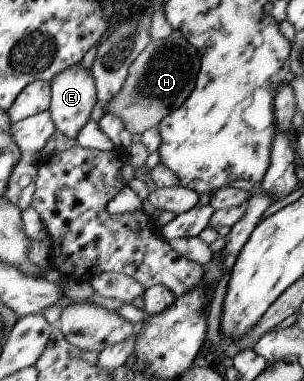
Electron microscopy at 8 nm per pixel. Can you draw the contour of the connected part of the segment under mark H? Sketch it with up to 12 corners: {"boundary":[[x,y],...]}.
{"boundary":[[177,31],[150,40],[103,110],[131,134],[191,94],[199,54]]}

